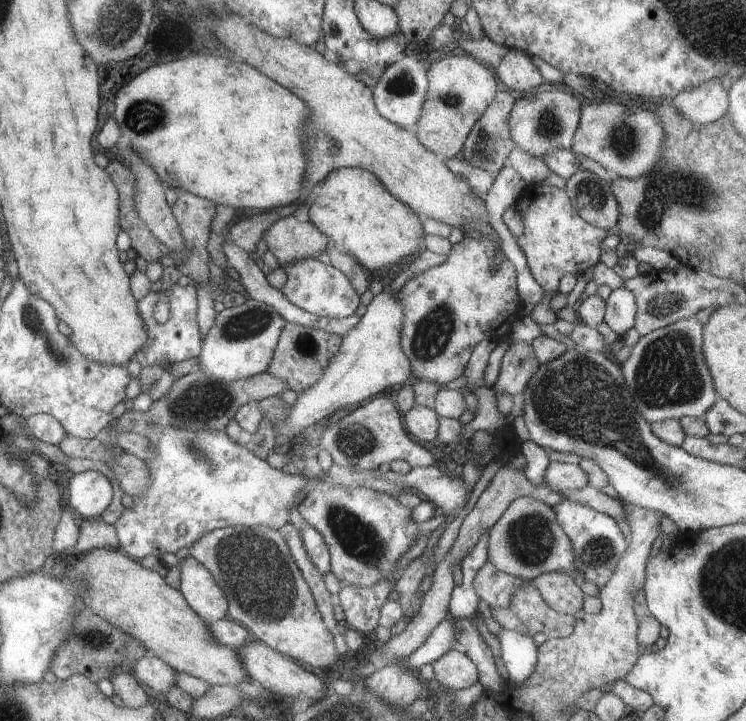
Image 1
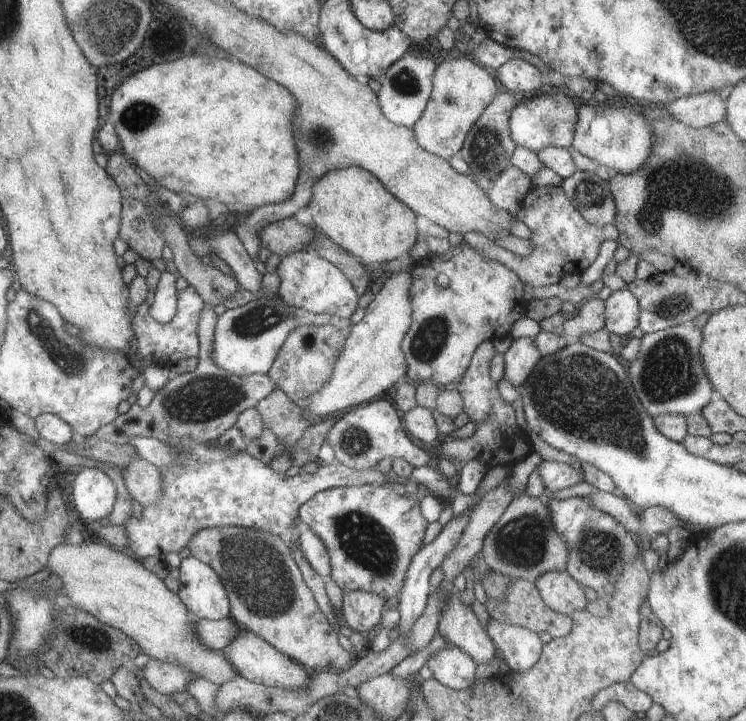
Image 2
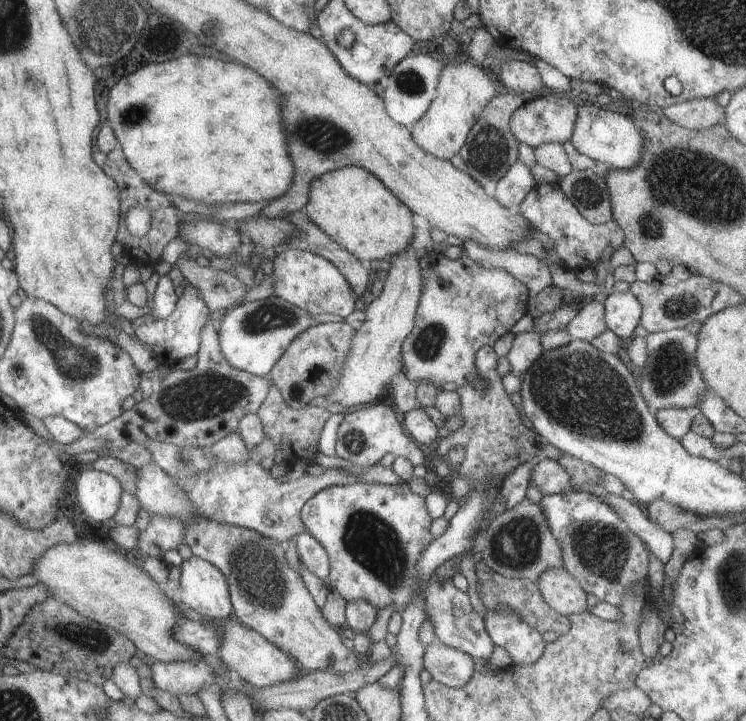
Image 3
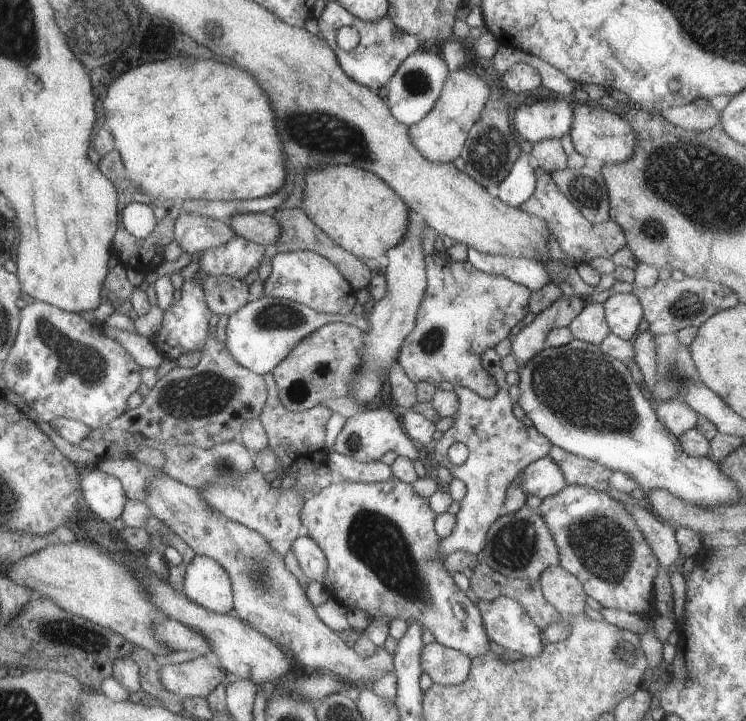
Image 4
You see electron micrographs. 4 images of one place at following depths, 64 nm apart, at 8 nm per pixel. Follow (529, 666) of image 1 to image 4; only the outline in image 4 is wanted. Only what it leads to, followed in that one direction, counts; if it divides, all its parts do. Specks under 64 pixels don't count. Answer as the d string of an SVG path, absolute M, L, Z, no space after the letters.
M497 598L493 602L477 602L477 612L489 642L507 652L517 652L523 658L533 658L543 650L541 630L535 628L523 606L511 598Z

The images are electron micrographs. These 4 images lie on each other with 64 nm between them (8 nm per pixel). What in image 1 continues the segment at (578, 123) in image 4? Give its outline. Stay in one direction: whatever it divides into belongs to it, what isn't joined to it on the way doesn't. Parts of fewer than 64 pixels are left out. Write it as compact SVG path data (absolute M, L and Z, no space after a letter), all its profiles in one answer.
M591 102L581 106L581 118L573 134L571 150L595 160L607 172L613 172L617 178L635 180L659 166L663 138L663 128L659 126L659 120L653 112L625 108L623 104L613 102Z

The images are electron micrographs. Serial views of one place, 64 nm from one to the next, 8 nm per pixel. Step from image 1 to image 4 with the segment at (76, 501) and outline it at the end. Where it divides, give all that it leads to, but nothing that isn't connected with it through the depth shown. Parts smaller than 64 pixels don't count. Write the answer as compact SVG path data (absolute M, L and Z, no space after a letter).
M95 468L83 476L81 492L93 516L105 520L107 524L113 524L115 518L121 516L127 496L119 478L109 476Z

